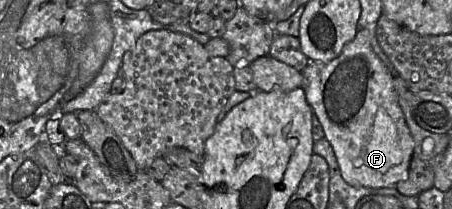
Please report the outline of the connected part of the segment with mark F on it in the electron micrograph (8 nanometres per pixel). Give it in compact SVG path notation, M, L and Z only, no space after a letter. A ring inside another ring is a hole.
M358 29L356 36L333 60L310 61L301 72L306 100L333 147L343 179L352 186L370 188L396 187L399 181L406 179L414 152L414 139L398 102L394 77L373 51L367 31Z

